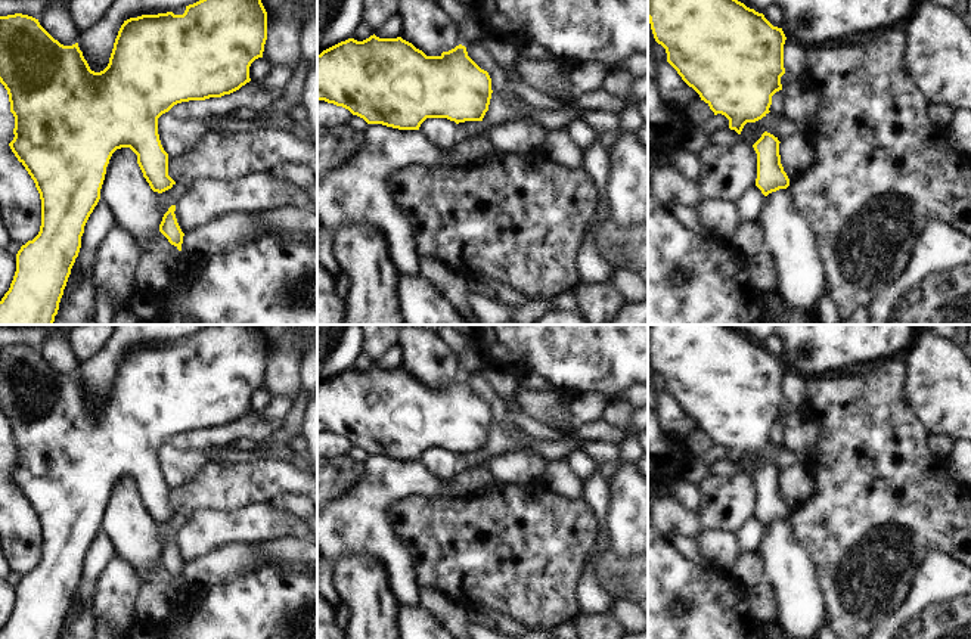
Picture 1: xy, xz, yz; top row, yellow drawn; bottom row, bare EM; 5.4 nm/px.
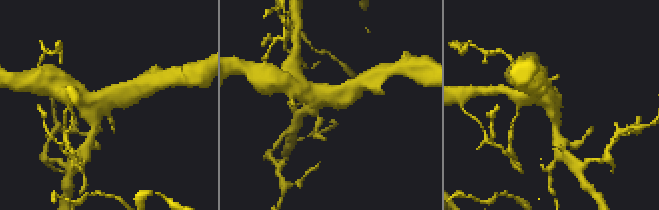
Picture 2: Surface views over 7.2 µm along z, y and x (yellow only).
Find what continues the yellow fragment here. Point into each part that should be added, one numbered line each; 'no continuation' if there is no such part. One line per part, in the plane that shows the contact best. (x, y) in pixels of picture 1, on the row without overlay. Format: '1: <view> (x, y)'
no continuation

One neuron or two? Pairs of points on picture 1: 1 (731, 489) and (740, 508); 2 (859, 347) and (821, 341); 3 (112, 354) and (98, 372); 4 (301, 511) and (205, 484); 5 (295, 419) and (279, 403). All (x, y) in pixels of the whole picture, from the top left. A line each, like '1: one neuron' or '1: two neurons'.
1: one neuron
2: one neuron
3: one neuron
4: two neurons
5: two neurons

